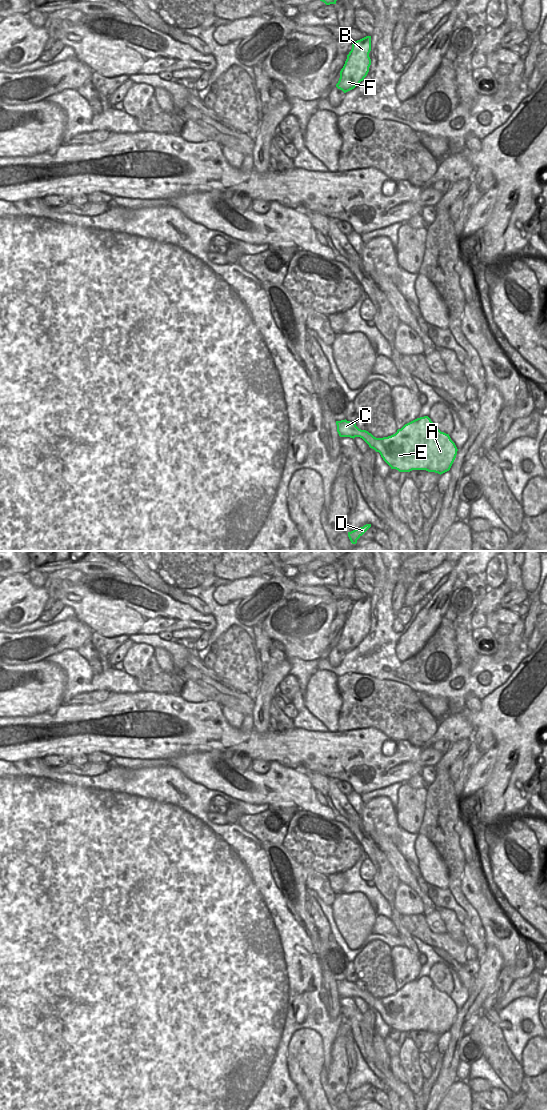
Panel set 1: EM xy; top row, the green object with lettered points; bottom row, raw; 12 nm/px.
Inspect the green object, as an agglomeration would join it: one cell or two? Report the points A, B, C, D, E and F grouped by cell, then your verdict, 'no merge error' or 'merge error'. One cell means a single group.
A B C D E F | no merge error

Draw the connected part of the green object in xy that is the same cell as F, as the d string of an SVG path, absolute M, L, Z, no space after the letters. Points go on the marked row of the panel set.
M366 36L353 42L352 49L340 71L340 78L336 87L344 93L354 89L367 76L371 59L371 36Z

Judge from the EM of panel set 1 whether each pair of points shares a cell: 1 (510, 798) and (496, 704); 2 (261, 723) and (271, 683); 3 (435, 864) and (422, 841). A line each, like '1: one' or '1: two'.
1: one
2: one
3: one

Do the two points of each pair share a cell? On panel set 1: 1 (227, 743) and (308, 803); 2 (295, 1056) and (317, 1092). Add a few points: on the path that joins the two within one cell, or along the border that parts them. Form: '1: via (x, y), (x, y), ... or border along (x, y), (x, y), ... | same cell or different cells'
1: border along (211, 750), (234, 752) | different cells
2: via (304, 1065), (308, 1083) | same cell

